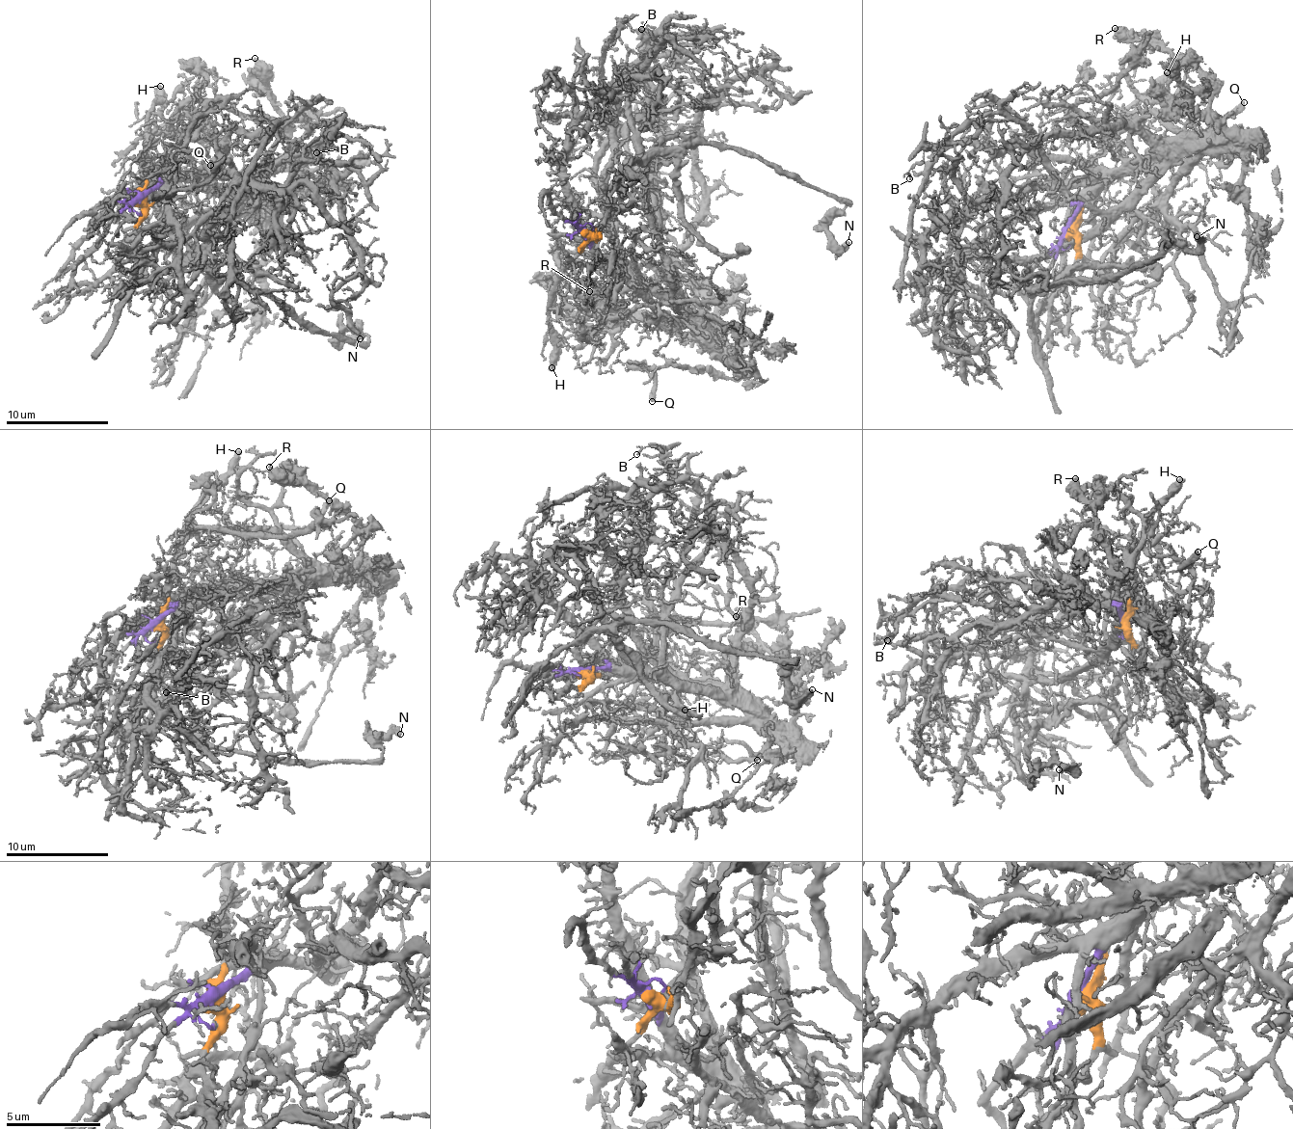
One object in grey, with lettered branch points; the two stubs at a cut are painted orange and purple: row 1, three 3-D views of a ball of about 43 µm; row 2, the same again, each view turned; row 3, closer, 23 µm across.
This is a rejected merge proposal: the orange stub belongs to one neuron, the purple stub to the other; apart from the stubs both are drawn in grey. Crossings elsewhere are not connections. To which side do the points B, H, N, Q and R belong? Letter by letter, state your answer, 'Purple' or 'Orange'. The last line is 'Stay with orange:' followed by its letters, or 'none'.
B: Purple
H: Orange
N: Orange
Q: Purple
R: Purple
Stay with orange: H, N

